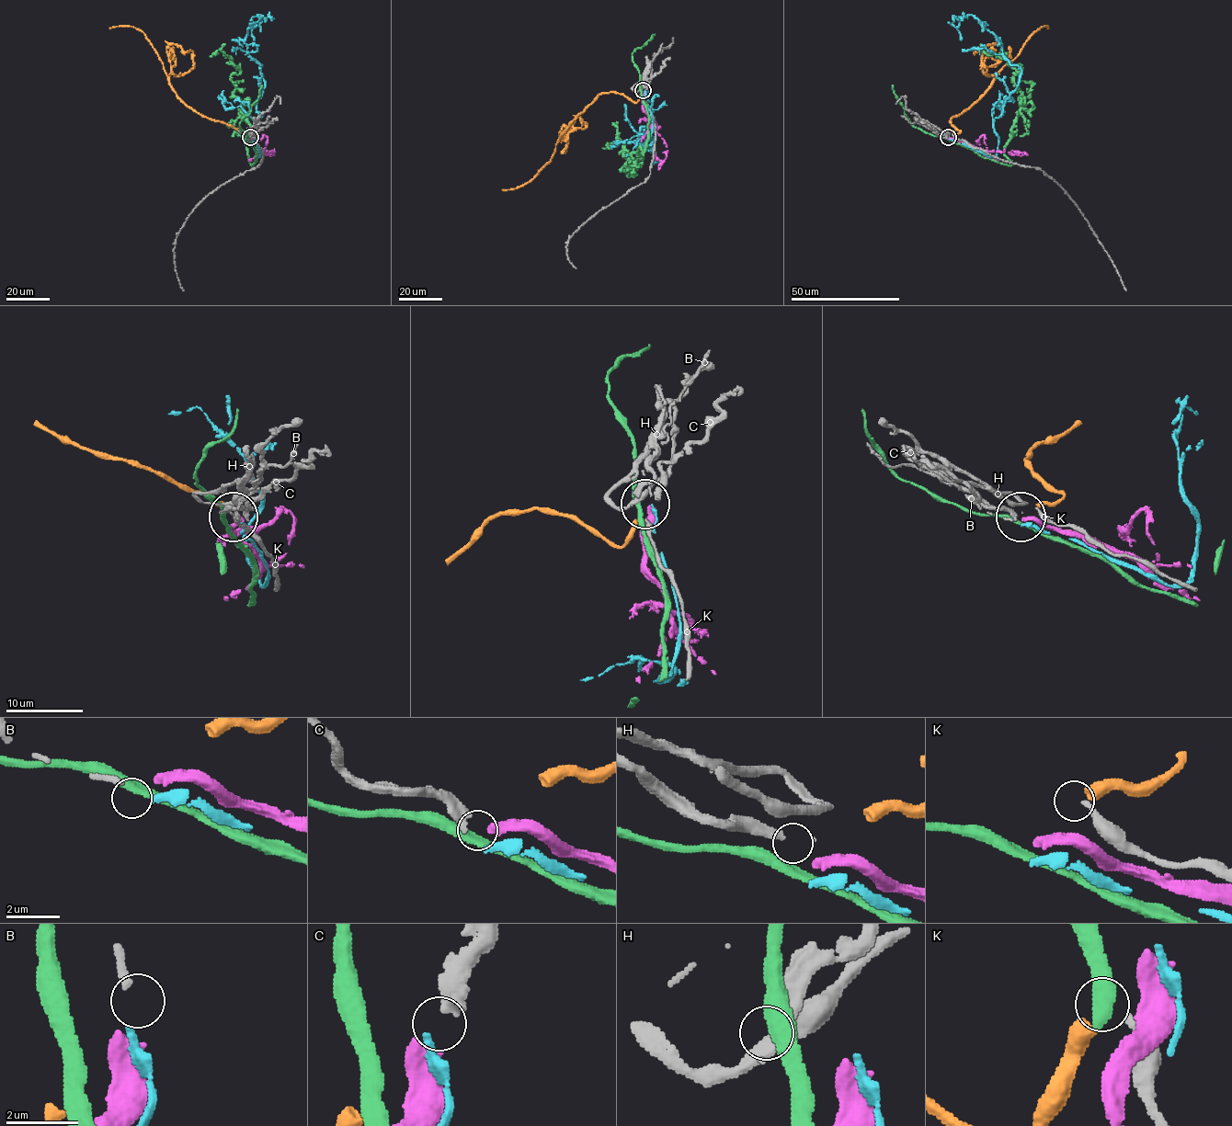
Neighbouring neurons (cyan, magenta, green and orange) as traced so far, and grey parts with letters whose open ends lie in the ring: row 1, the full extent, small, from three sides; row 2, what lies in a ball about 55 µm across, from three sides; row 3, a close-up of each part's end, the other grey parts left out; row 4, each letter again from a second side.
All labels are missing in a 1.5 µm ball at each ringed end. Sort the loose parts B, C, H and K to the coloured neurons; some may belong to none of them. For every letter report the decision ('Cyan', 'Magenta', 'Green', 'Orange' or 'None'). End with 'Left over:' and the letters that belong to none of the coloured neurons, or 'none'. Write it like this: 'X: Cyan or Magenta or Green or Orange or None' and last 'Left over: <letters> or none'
B: Cyan
C: Magenta
H: None
K: Orange
Left over: H

